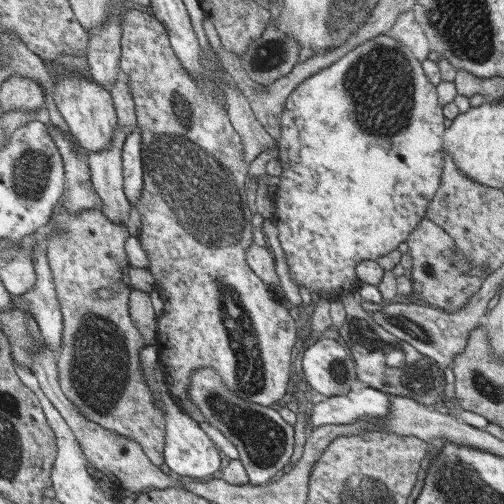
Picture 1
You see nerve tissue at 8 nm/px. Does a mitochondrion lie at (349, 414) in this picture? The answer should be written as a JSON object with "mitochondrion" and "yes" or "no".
{"mitochondrion":"no"}

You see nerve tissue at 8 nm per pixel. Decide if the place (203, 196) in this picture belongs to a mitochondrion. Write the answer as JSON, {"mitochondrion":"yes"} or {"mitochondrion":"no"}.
{"mitochondrion":"yes"}

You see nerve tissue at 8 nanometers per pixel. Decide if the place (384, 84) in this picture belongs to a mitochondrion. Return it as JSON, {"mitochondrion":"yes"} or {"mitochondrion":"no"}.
{"mitochondrion":"yes"}

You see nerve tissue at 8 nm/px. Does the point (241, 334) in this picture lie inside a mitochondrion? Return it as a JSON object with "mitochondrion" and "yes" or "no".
{"mitochondrion":"yes"}

